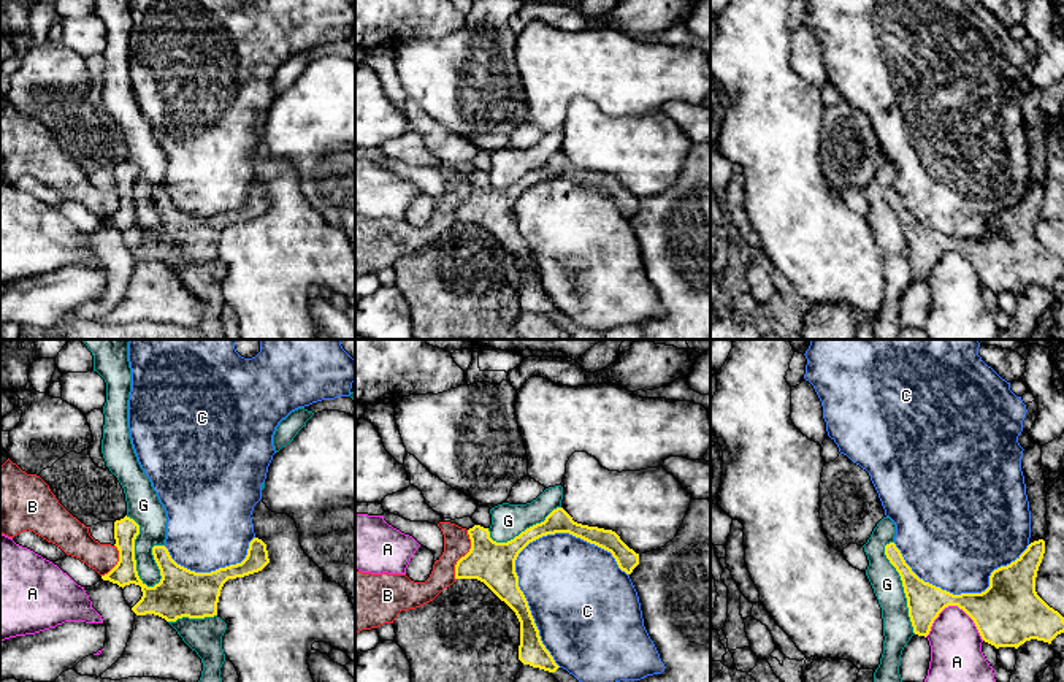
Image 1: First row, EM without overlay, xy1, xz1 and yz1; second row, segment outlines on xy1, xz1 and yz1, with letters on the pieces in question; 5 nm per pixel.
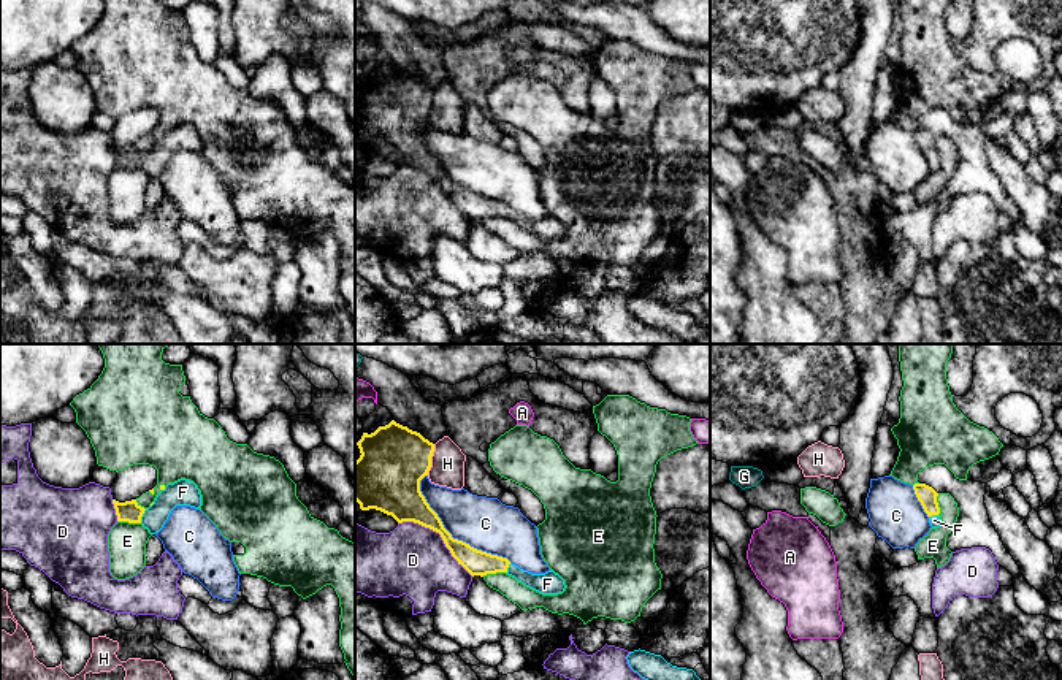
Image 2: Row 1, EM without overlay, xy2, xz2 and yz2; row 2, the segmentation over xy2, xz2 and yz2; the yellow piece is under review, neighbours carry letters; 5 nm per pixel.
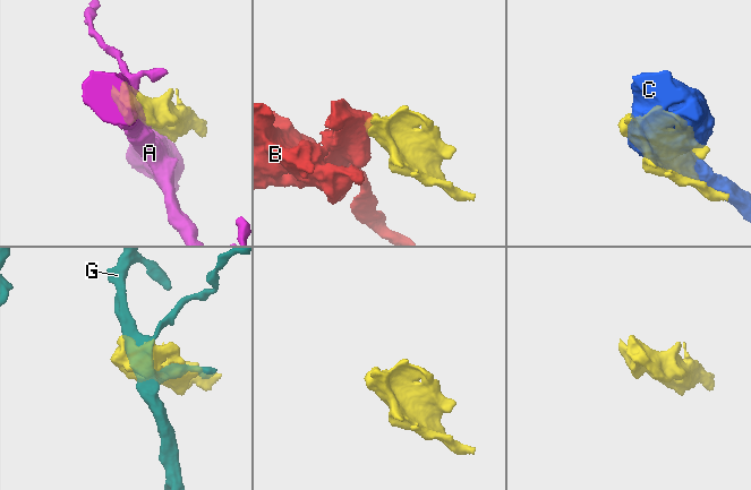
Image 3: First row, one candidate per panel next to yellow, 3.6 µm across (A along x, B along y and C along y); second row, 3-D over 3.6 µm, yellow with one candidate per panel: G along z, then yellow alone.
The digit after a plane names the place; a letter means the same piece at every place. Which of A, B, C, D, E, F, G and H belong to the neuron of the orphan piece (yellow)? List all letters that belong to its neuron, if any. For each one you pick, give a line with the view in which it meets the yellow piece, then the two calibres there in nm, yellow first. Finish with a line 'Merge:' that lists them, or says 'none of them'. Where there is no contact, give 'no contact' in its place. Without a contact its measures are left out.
F: meets yellow in xy2; 110 nm thick on the yellow side, 130 nm on the other
Merge: F

